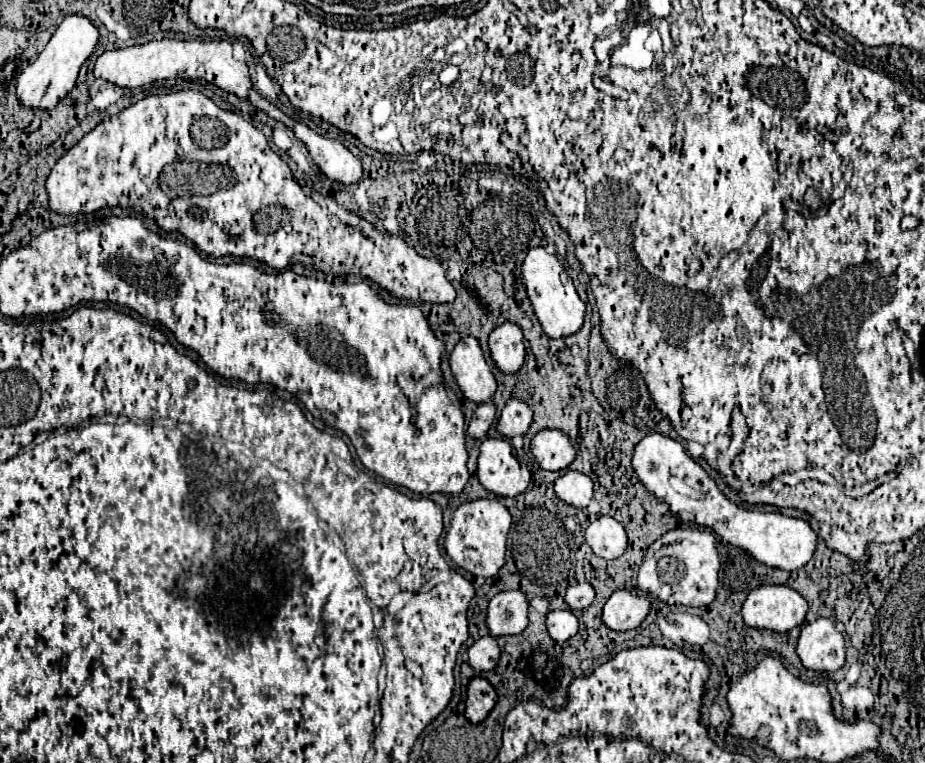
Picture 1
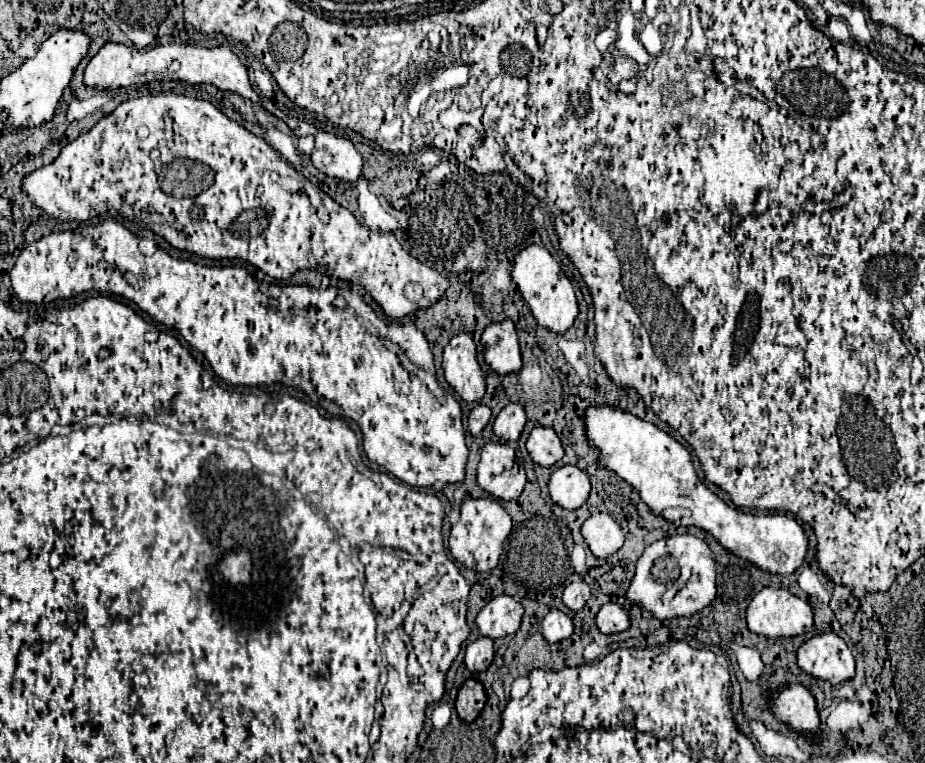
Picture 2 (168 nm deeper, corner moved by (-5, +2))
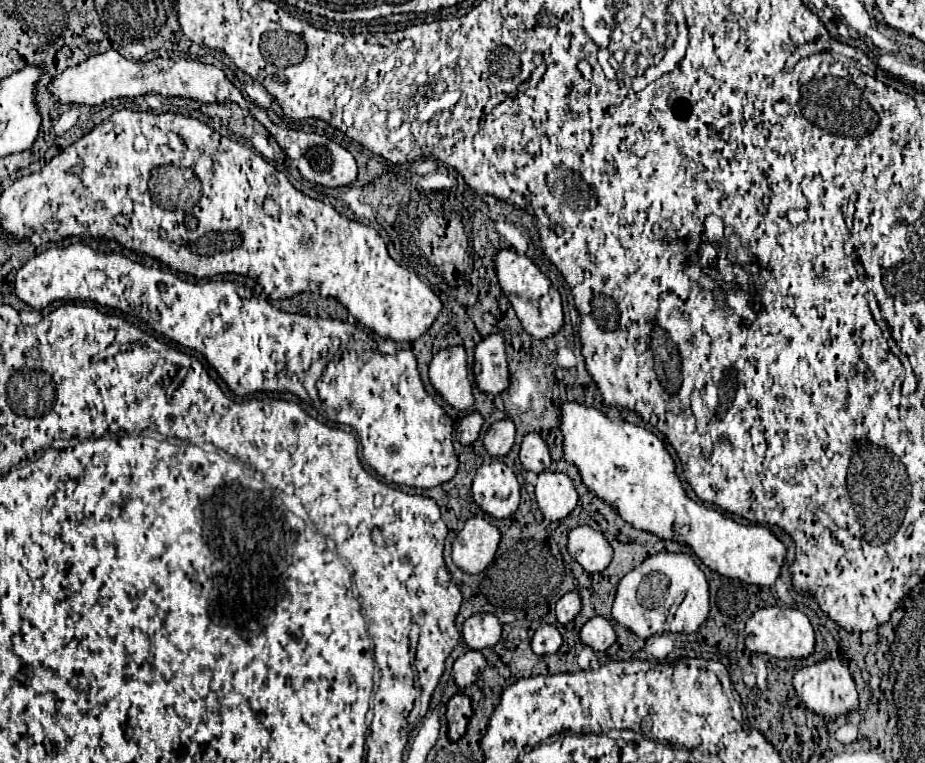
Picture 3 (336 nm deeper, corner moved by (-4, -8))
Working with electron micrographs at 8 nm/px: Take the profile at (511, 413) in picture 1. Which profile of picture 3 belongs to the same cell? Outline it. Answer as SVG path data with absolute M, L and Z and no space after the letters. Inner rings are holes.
M504 418L504 420L498 420L494 422L486 436L484 436L484 448L490 456L506 456L514 444L514 434L516 434L516 428L514 428L514 422L510 418Z

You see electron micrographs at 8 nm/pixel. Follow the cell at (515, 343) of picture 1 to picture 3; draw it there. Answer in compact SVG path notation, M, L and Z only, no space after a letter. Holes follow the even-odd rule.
M500 334L484 338L474 352L474 382L484 394L500 394L508 388L508 362Z

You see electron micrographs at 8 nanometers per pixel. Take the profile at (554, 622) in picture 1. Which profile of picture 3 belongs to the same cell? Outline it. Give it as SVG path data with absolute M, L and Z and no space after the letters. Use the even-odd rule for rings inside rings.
M542 624L534 636L532 636L532 650L534 654L538 656L544 656L544 654L554 654L558 652L558 648L562 646L562 636L560 632L550 626L550 624Z

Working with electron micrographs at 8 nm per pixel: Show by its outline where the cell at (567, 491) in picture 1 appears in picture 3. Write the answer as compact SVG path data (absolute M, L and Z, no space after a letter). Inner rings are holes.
M540 472L536 482L538 510L546 520L564 520L578 504L572 480L562 472Z

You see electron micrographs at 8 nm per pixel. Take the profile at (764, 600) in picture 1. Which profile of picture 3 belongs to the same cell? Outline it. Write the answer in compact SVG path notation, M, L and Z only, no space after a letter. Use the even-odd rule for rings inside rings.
M762 608L746 622L746 648L774 658L808 658L814 652L814 630L806 614L794 608Z

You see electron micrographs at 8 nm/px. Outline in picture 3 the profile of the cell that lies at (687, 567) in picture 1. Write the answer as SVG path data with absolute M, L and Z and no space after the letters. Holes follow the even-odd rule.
M660 552L646 558L620 580L612 604L612 618L642 640L662 632L690 634L708 618L708 598L708 580L688 554Z

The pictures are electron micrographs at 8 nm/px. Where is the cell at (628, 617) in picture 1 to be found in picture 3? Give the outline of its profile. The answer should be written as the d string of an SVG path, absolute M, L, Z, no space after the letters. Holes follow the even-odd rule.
M594 616L582 626L580 642L586 648L592 648L594 652L604 652L608 646L612 646L616 642L616 634L606 618Z

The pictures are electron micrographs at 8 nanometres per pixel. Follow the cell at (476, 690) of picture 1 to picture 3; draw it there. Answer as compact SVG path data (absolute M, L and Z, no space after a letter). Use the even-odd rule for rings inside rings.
M456 694L446 704L446 722L448 722L448 738L456 742L464 732L468 718L472 716L470 698L466 694Z

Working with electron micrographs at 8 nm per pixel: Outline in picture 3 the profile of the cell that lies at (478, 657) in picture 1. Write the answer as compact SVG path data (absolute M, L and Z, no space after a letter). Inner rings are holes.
M472 650L472 652L466 652L464 656L460 656L456 662L454 662L454 682L458 688L468 688L470 684L476 682L476 678L480 676L480 672L486 668L486 660L480 652Z

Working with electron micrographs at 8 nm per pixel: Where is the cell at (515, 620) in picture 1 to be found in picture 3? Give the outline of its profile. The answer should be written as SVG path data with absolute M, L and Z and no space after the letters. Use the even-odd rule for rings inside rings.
M474 614L462 624L462 636L470 650L484 650L500 640L502 626L494 614Z

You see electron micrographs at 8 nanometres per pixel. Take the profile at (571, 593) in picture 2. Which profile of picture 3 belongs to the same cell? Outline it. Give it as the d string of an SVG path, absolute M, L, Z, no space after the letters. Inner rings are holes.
M576 592L564 594L564 596L556 602L556 610L554 610L558 622L562 622L562 624L572 622L572 620L576 618L576 614L580 612L580 606L582 606L582 602L580 602L580 596L578 596Z

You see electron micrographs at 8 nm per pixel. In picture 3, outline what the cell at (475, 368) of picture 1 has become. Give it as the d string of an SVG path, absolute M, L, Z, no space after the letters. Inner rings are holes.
M462 346L438 350L428 366L434 390L454 408L468 410L474 404L472 384L468 380L468 362Z

